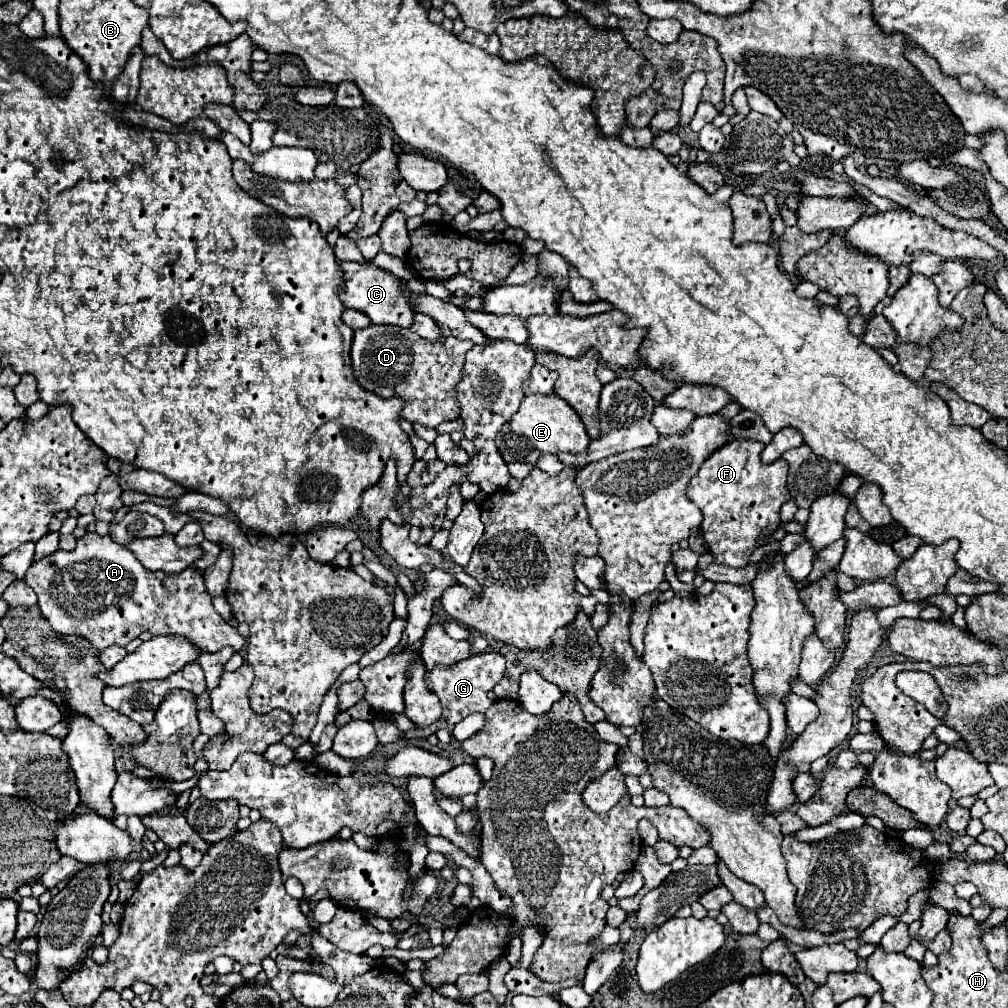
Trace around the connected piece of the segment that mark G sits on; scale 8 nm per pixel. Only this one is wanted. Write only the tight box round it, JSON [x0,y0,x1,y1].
[428,652,506,726]

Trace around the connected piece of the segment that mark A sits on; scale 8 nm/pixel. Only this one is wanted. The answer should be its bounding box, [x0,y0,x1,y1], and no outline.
[24,532,246,652]

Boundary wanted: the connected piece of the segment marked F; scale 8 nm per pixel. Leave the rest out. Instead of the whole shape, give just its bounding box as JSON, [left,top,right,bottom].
[688,440,788,568]

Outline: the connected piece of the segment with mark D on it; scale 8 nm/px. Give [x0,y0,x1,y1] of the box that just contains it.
[350,324,474,428]

